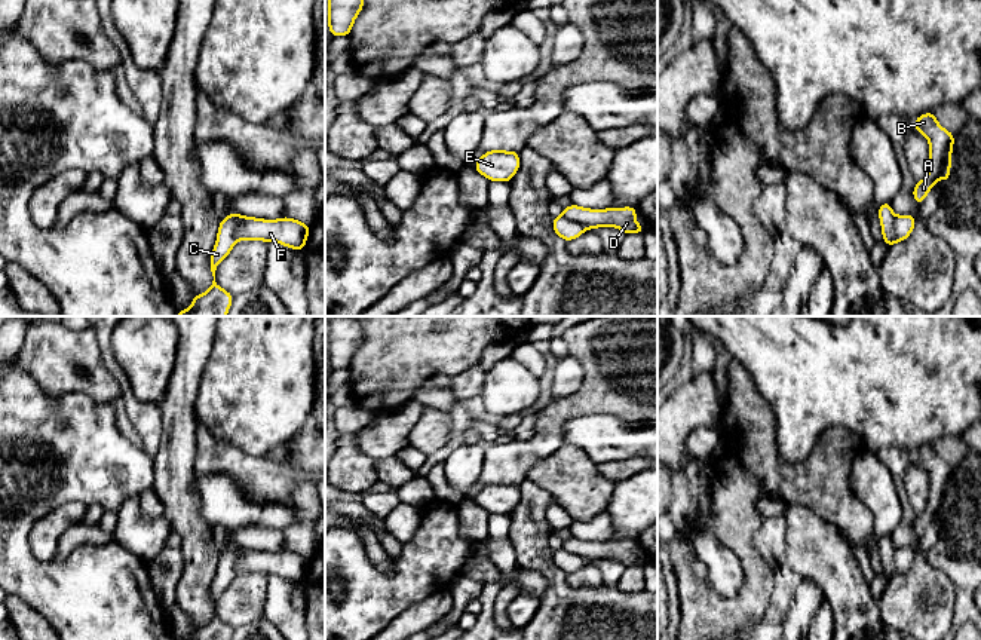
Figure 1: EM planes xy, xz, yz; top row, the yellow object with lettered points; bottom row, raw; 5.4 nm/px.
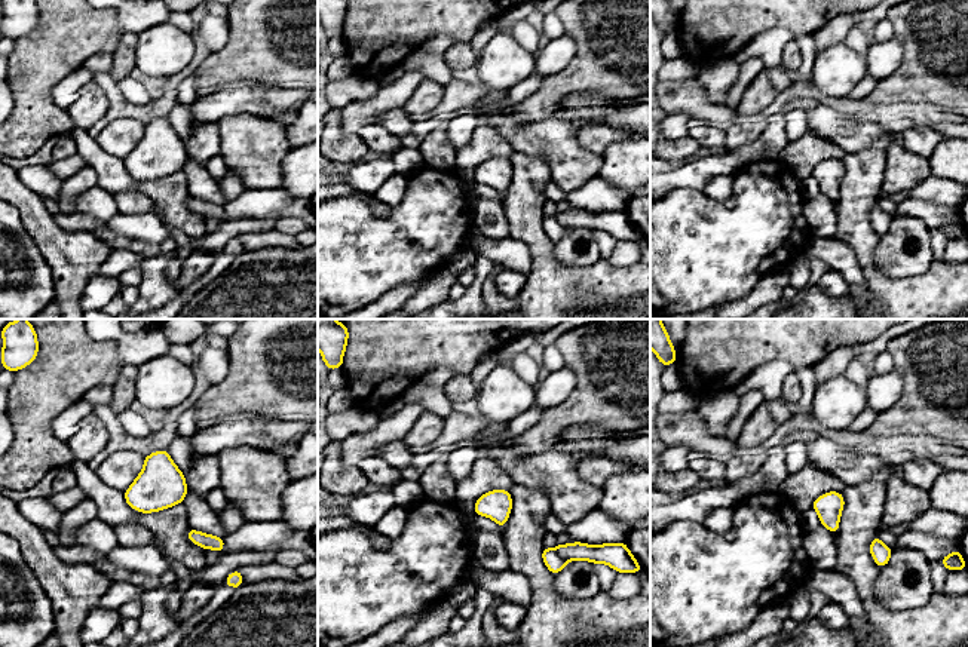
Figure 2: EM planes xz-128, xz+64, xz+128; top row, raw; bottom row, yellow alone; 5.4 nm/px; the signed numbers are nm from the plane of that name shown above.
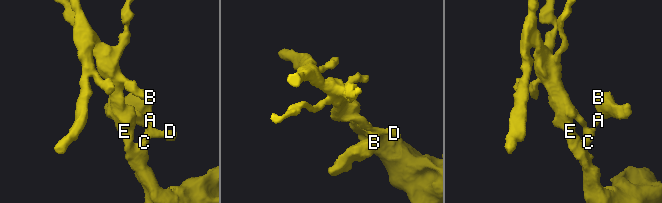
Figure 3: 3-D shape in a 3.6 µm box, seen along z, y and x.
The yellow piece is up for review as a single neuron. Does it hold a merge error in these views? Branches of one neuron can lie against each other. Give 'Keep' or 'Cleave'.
Cleave

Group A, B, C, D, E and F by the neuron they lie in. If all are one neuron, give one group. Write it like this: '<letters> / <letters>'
A B C E / D F

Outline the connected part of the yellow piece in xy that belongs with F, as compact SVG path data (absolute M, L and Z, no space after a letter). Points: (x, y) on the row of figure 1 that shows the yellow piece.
M234 212L229 215L237 221L236 241L278 242L283 246L301 251L306 246L306 239L310 232L309 224L289 217L264 220Z

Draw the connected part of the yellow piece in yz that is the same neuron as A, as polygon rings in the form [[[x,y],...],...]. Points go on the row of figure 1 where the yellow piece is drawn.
[[[934,111],[920,114],[914,120],[914,129],[929,143],[929,171],[913,189],[914,202],[920,206],[938,180],[950,181],[954,134],[938,123]]]

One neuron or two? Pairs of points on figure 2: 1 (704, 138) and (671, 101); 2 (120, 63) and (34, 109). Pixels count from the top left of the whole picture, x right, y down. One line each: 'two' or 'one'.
1: two
2: two

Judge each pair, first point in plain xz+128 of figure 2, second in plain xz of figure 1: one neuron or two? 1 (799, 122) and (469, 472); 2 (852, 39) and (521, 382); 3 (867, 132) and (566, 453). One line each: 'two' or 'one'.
1: one
2: two
3: one

